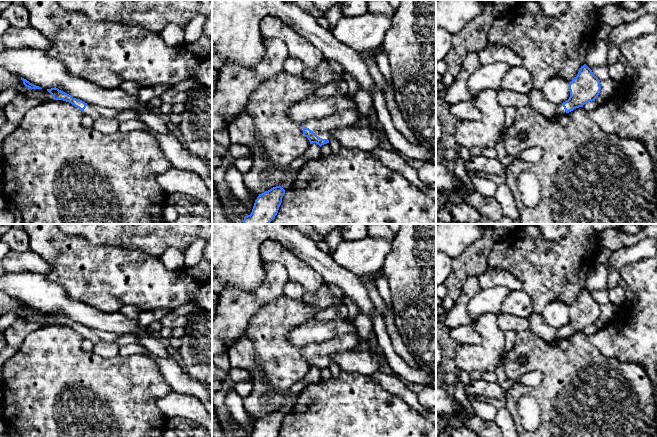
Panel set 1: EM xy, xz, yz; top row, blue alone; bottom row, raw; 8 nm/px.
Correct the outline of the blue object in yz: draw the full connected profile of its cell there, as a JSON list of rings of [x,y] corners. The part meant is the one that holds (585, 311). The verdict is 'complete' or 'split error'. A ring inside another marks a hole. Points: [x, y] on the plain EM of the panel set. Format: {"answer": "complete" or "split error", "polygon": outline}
{"answer": "split error", "polygon": [[[584,288],[577,300],[569,306],[569,314],[569,323],[556,330],[556,341],[566,339],[590,325],[595,325],[601,314],[600,304]]]}

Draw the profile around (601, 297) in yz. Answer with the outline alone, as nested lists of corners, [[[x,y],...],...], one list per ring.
[[[607,289],[595,291],[592,293],[592,296],[600,305],[604,305],[610,302]]]

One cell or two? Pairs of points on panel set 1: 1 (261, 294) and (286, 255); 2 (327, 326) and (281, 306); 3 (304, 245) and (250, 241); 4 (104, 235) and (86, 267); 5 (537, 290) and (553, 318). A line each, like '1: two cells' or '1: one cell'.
1: two cells
2: two cells
3: one cell
4: two cells
5: two cells

